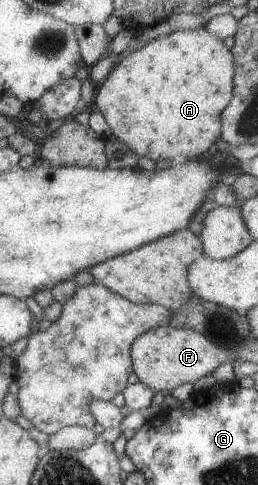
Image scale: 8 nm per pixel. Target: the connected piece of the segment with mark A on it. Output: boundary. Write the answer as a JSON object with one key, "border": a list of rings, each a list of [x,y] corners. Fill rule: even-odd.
{"border":[[[206,27],[196,30],[177,30],[168,36],[155,38],[139,50],[123,54],[112,67],[105,80],[96,85],[95,103],[93,108],[99,109],[105,115],[114,134],[126,143],[139,157],[148,157],[153,161],[178,162],[195,159],[195,157],[208,157],[215,149],[216,141],[223,135],[223,112],[230,106],[235,91],[235,57],[233,52],[225,46],[223,40]]]}

